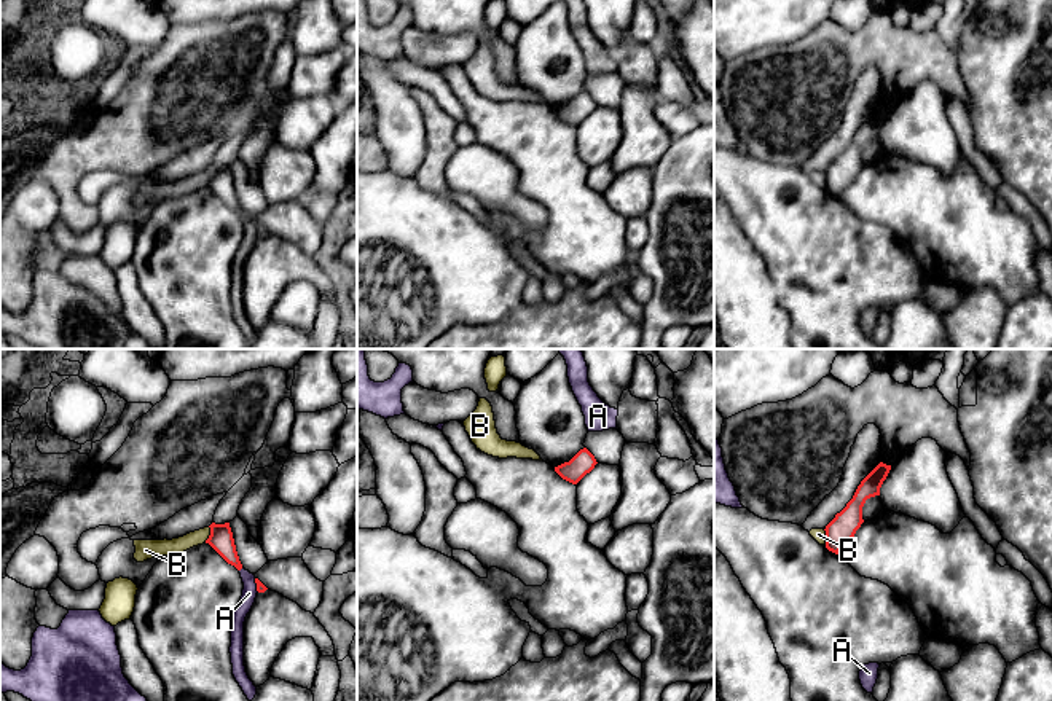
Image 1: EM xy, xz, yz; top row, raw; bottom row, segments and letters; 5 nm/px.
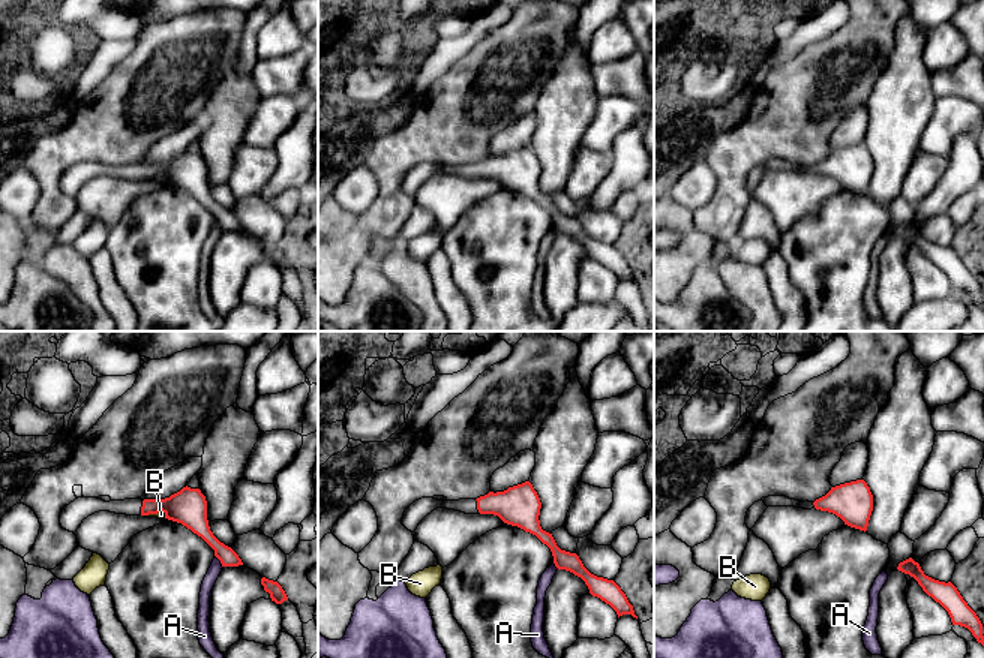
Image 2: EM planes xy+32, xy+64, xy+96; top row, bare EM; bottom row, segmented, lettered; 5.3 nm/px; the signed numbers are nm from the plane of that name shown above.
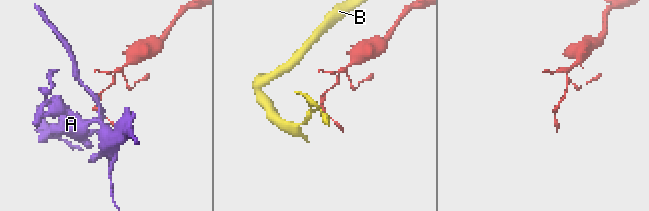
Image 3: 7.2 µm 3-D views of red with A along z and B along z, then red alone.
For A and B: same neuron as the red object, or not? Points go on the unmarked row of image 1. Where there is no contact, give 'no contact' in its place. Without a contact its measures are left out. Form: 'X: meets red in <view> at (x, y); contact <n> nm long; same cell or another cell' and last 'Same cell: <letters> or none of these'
A: meets red in xy at (257, 228); contact 80 nm long; another cell
B: meets red in xy at (211, 177); contact 90 nm long; another cell
Same cell: none of these

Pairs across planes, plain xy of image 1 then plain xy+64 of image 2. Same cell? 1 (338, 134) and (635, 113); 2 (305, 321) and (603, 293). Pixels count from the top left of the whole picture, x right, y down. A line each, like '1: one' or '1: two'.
1: two
2: one

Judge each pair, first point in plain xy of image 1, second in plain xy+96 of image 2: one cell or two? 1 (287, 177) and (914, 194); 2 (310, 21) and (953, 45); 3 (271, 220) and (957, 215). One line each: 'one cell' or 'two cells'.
1: one cell
2: one cell
3: two cells

